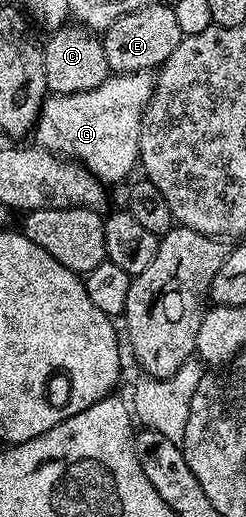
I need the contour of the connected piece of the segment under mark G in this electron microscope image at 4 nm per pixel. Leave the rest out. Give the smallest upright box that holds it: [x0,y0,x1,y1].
[33,71,156,185]

